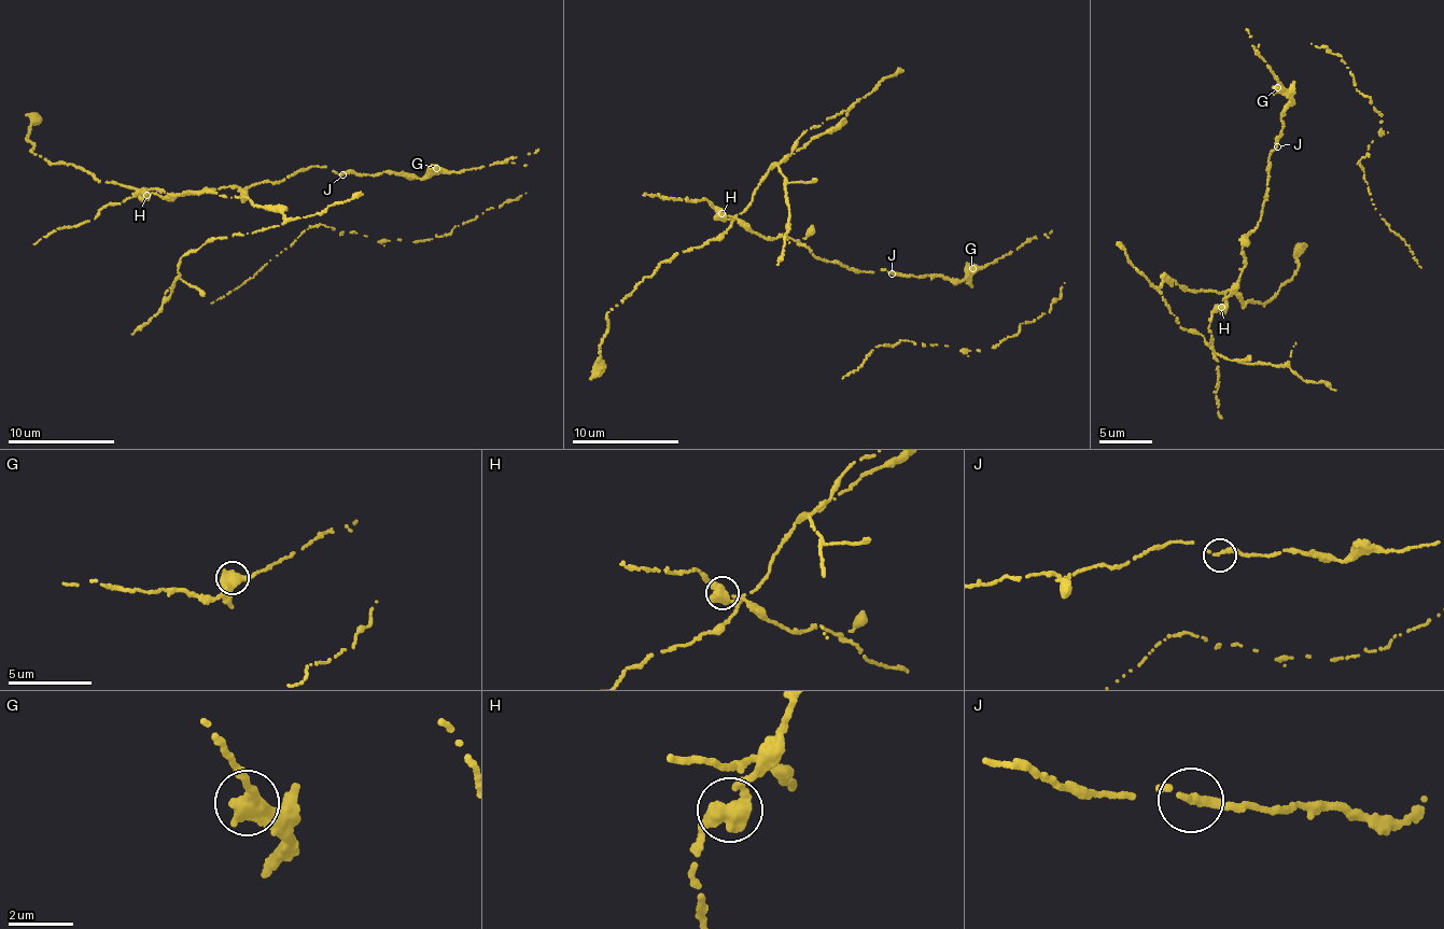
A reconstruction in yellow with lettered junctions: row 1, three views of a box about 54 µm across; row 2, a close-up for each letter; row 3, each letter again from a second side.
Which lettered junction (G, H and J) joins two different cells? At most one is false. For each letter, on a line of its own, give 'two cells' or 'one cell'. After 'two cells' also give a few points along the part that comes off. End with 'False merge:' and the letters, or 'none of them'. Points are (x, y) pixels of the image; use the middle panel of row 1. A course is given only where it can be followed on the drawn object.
G: one cell
H: two cells
J: one cell
False merge: H

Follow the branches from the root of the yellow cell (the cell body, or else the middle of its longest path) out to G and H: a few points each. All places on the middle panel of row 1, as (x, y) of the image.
G: (891, 272), (963, 280), (972, 268)
H: (891, 272), (847, 269), (814, 258), (791, 238), (766, 238), (723, 213)

